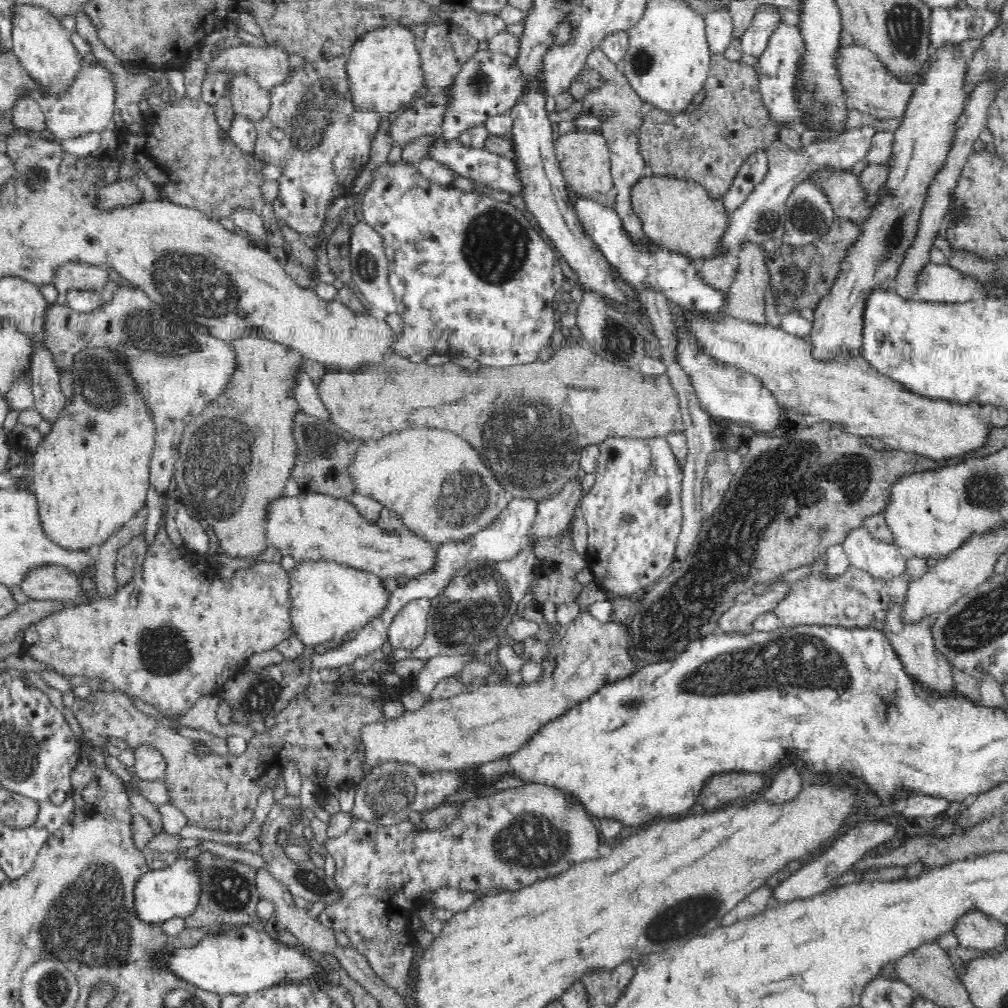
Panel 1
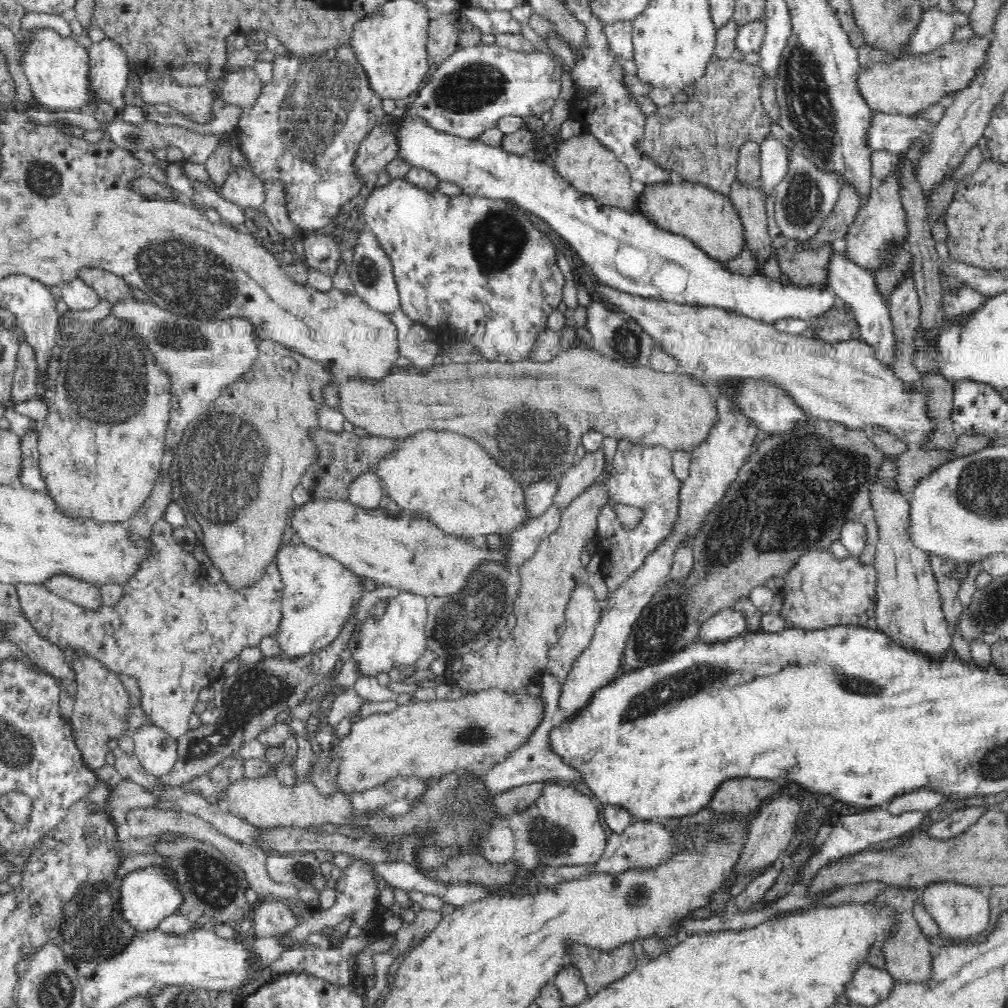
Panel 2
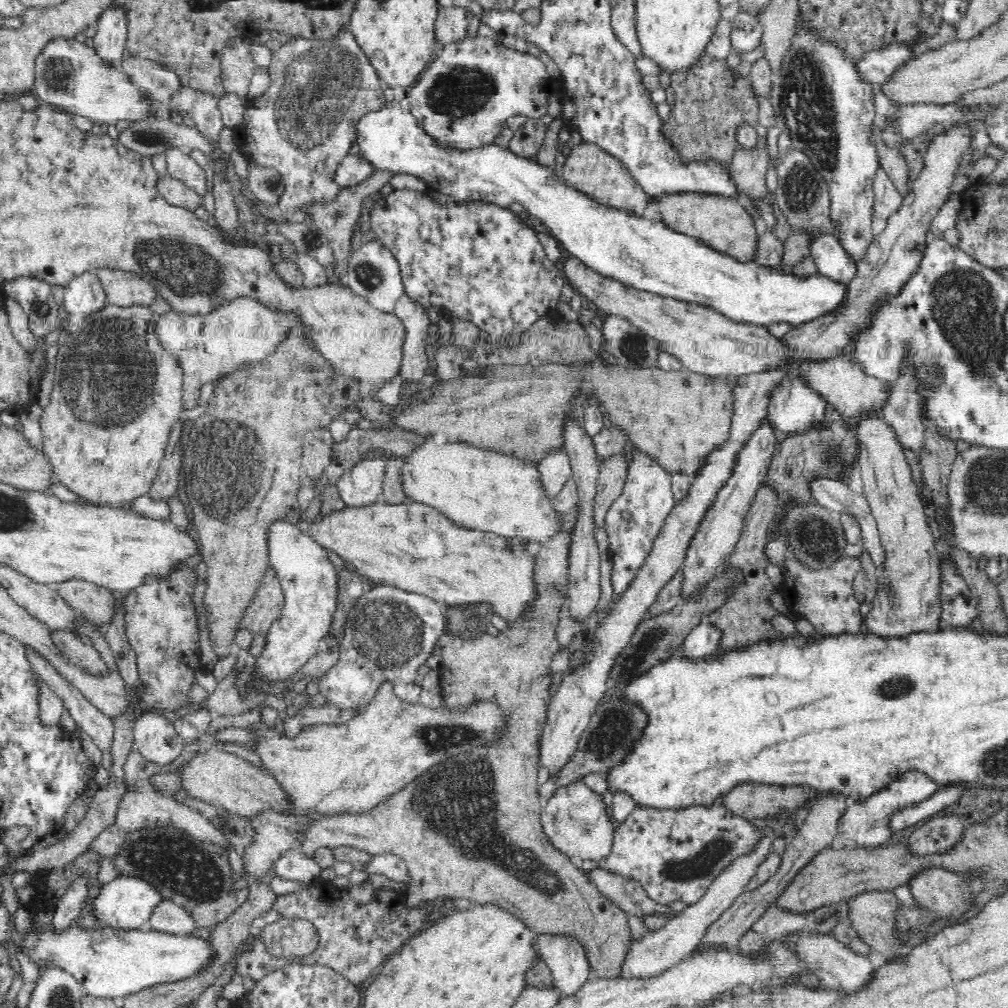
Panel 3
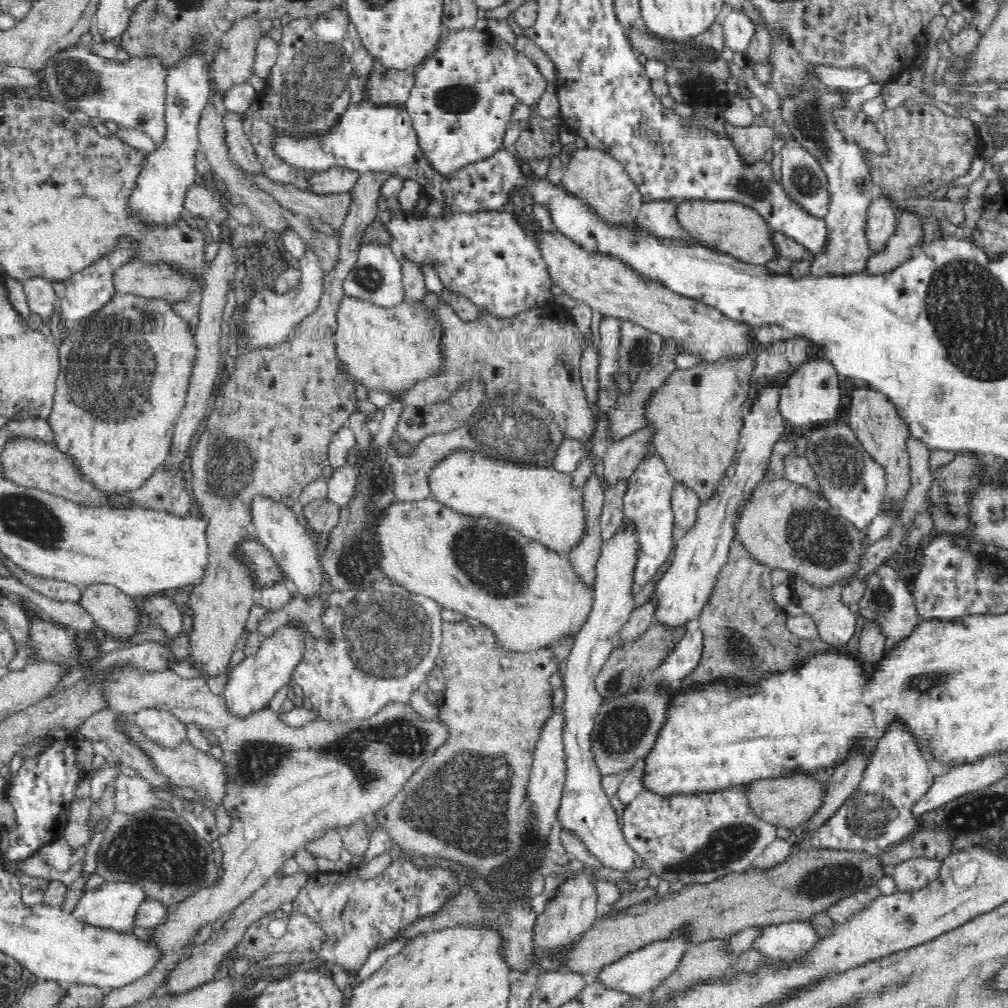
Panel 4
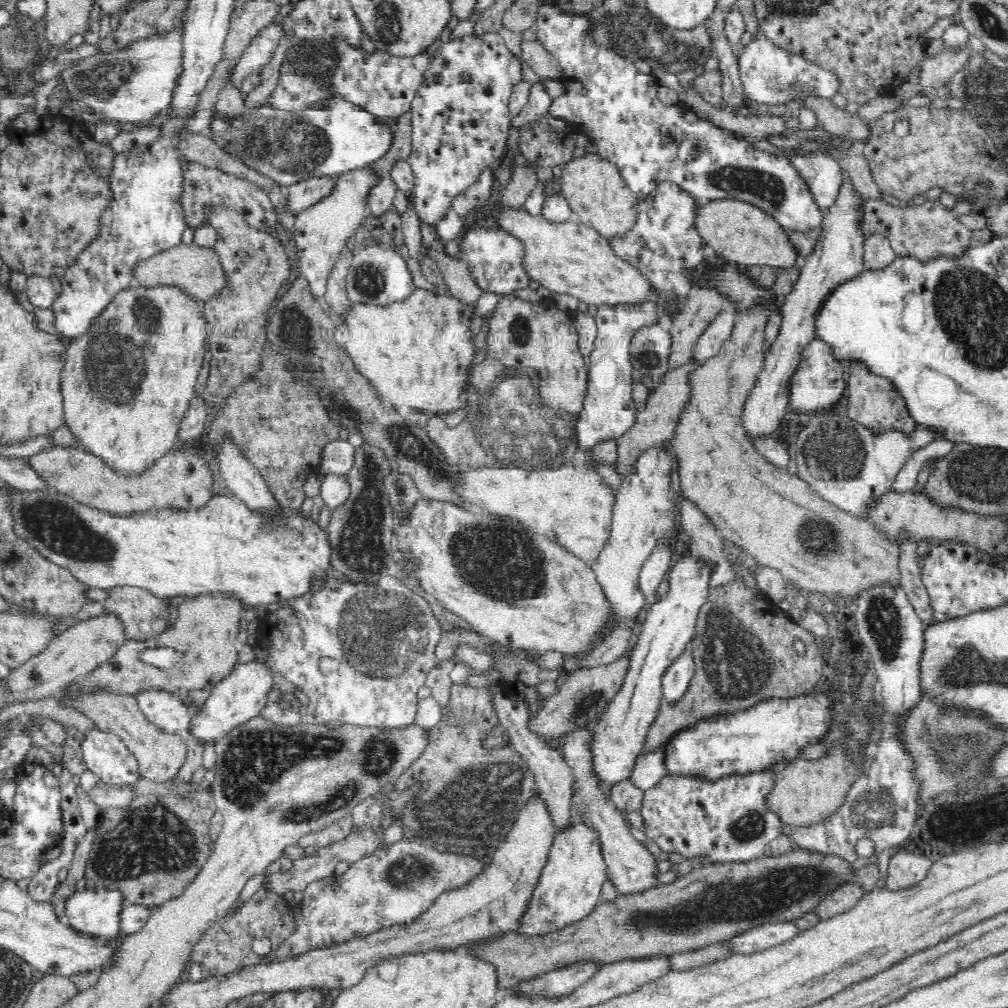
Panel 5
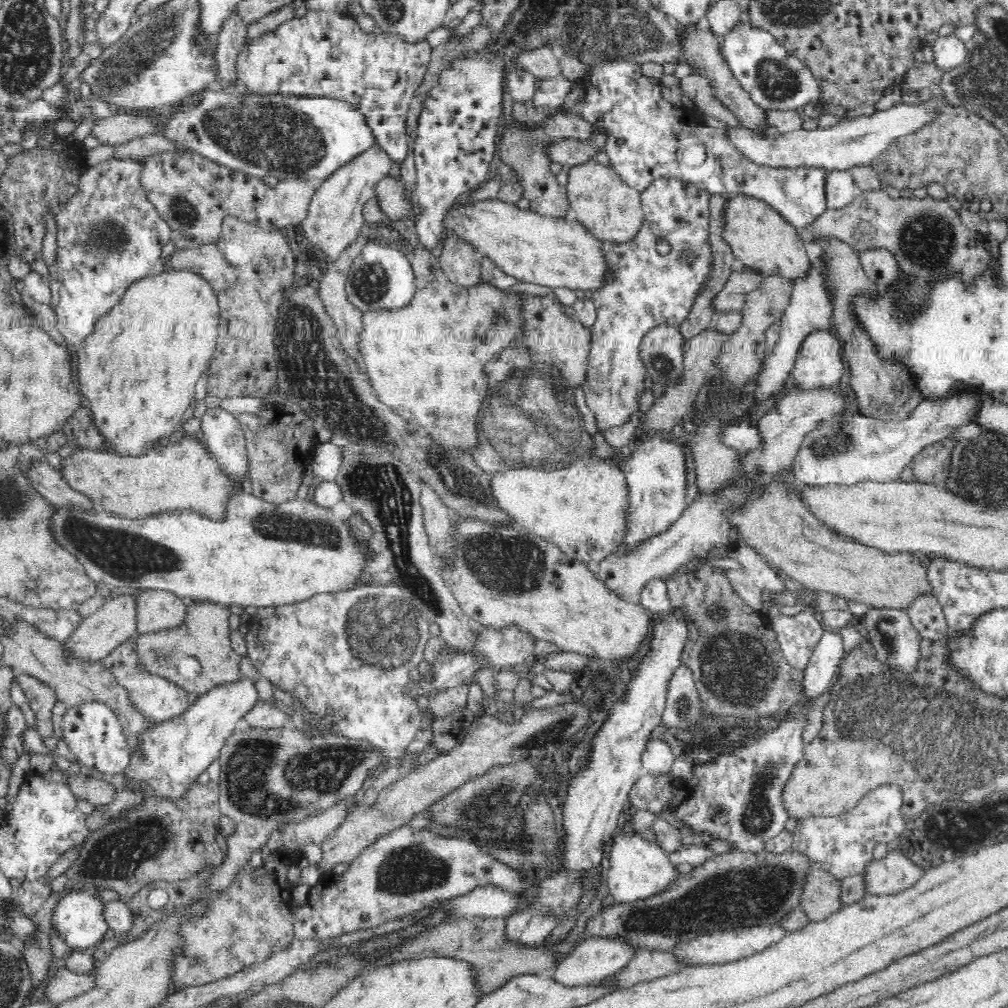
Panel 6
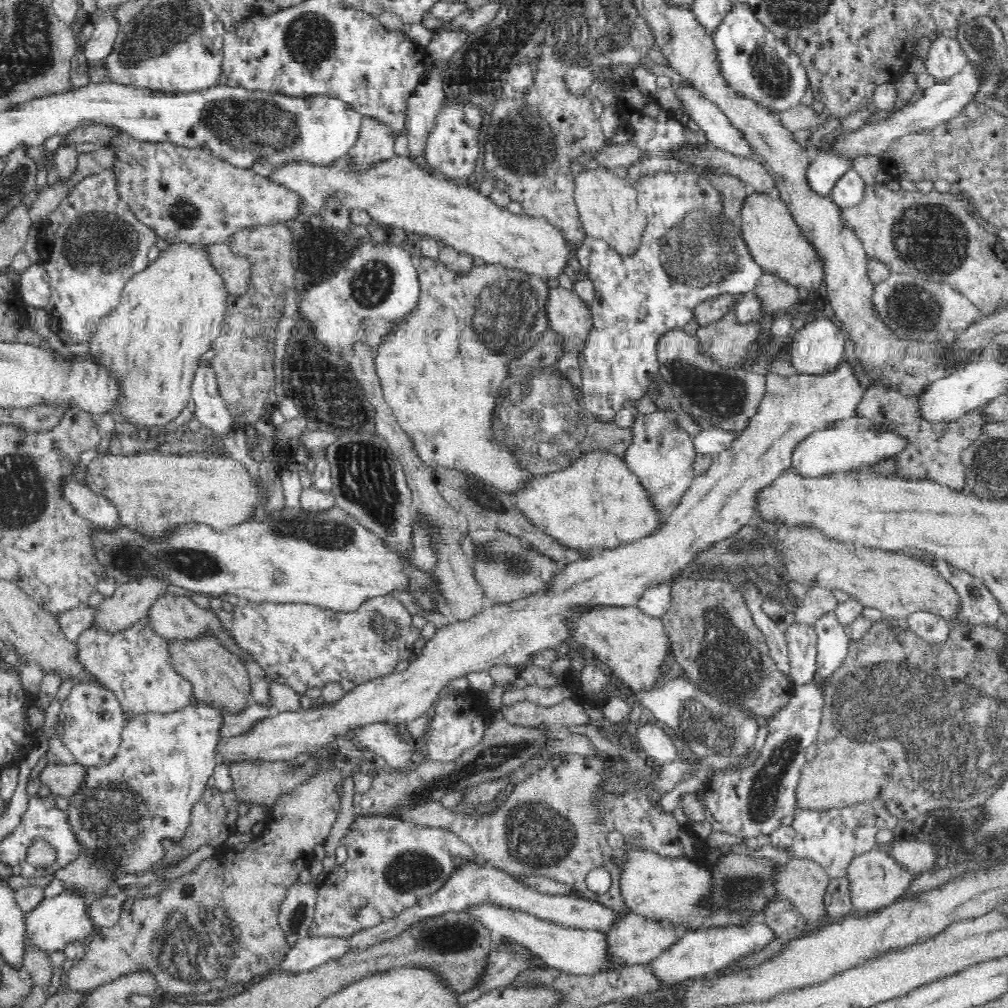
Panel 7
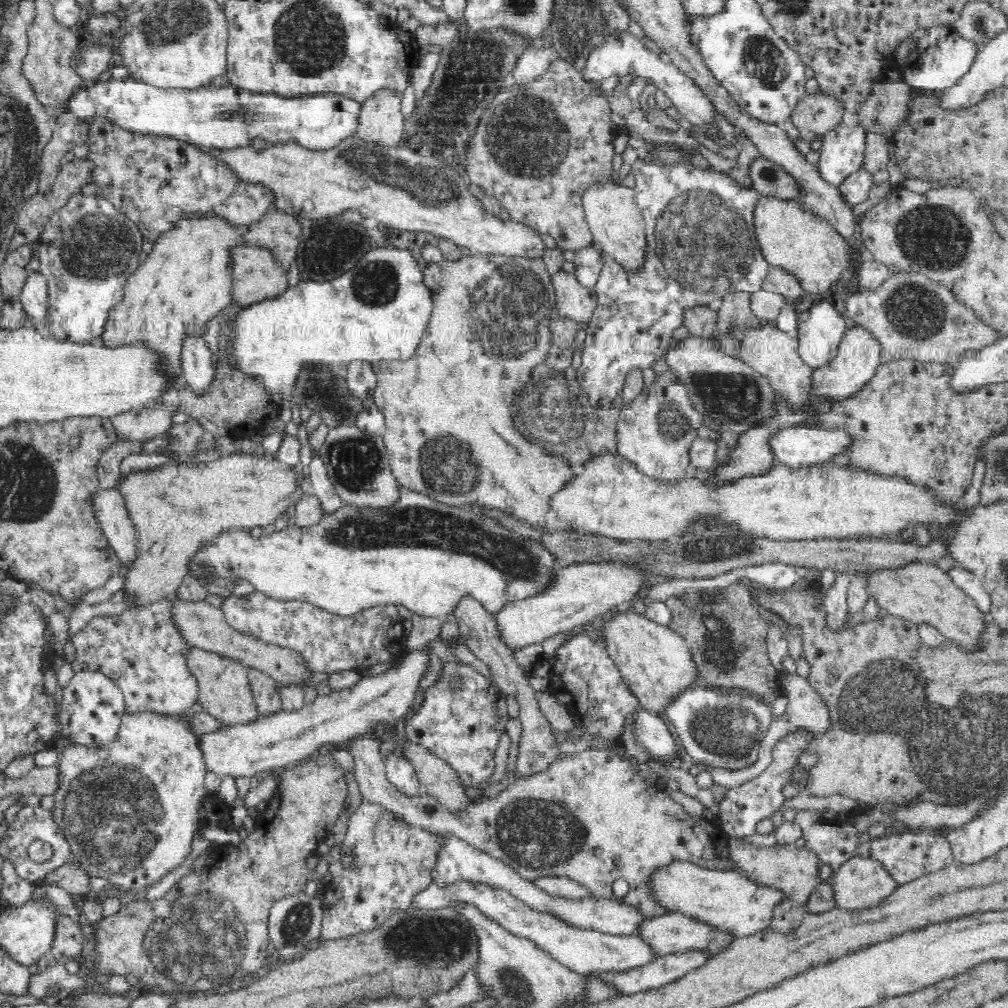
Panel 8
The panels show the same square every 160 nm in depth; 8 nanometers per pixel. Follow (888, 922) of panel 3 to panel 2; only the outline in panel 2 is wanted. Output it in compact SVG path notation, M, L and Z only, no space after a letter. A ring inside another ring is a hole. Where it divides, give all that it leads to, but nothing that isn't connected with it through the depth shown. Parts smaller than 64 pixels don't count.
M886 886L869 901L870 907L876 909L878 913L885 909L888 913L892 913L889 932L879 946L885 956L885 969L894 981L924 984L932 974L932 970L929 970L929 962L932 954L934 954L932 943L926 938L918 925L918 921L913 916L913 908L921 900L920 890L917 888L904 890L898 886Z

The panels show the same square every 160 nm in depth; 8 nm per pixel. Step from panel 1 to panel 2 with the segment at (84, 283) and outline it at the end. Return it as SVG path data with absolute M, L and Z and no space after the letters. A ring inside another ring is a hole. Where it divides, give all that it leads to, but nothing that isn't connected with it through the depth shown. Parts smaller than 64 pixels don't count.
M82 268L78 274L88 285L92 285L100 299L108 300L110 304L118 304L128 298L134 299L132 285L124 277L101 268Z

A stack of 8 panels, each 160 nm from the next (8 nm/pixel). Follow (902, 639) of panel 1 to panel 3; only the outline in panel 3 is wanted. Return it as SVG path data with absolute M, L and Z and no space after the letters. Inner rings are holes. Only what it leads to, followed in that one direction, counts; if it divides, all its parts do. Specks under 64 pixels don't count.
M877 413L865 415L856 420L854 432L857 440L857 462L860 465L863 491L872 514L876 519L880 531L882 545L886 548L886 570L877 572L877 594L873 600L873 606L863 617L863 632L876 637L897 637L908 635L911 632L937 631L942 625L939 605L940 569L938 550L934 547L936 542L926 517L924 516L924 499L913 481L910 464L906 460L904 448L895 429Z

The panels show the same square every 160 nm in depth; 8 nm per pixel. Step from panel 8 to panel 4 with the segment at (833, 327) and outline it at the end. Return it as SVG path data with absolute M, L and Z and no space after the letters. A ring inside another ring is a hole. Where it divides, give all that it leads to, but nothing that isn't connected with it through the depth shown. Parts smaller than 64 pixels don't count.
M810 358L802 361L796 372L792 372L787 379L787 384L781 391L780 412L793 430L800 426L816 424L822 420L832 420L838 416L838 408L842 400L839 374L832 362L822 358Z

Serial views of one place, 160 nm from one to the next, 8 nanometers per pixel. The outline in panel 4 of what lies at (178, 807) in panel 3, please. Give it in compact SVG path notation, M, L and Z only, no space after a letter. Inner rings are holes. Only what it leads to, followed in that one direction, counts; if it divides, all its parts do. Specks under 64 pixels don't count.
M123 775L113 784L115 810L119 813L132 814L148 811L150 808L170 808L171 803L158 797L146 778L141 775Z

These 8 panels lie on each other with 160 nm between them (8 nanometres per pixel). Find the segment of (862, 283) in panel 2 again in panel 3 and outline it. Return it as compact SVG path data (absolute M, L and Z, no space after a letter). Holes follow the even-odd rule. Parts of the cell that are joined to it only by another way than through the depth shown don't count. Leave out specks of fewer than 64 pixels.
M822 228L796 231L807 234L809 254L814 258L818 273L836 281L849 283L852 280L856 263L849 259L834 233L822 231Z

